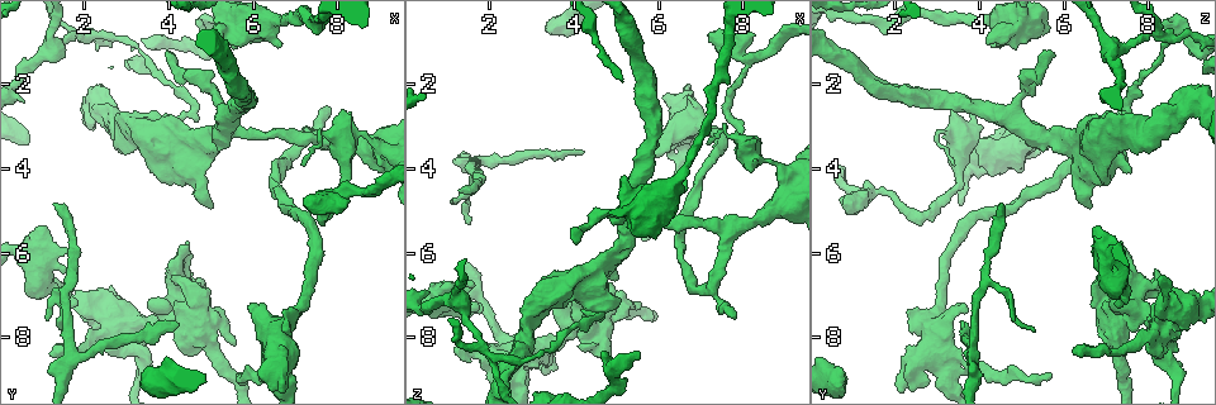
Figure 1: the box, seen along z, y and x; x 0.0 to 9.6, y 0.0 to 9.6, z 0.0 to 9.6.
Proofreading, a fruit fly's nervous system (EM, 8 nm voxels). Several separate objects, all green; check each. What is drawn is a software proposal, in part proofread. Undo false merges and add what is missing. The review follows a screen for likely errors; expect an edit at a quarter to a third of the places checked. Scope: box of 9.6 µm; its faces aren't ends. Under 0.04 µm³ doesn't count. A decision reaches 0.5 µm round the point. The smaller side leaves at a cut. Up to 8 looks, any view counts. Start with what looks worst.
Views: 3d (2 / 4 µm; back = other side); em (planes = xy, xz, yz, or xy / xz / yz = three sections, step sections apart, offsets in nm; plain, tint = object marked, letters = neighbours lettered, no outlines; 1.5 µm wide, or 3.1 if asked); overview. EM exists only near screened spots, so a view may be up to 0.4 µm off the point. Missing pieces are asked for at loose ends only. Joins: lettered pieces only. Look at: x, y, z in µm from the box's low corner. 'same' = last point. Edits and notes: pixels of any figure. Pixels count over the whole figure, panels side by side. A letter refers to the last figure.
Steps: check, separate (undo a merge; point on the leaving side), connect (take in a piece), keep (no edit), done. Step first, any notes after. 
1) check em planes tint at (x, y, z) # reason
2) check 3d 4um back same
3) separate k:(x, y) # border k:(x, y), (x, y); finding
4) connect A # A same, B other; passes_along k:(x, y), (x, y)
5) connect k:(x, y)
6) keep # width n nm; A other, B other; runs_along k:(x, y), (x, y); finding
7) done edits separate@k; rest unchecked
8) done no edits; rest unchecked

check em yz step 4 tint at (1.25, 4.80, 4.50)

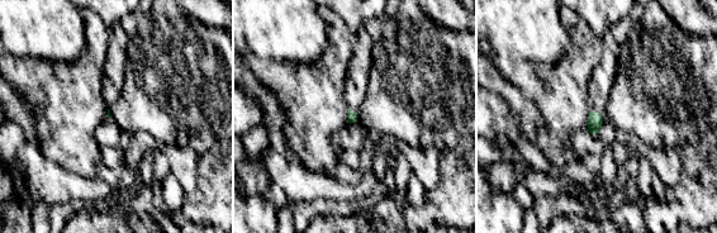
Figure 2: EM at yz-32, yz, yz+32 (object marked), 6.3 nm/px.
check em planes letters same # cut it another way

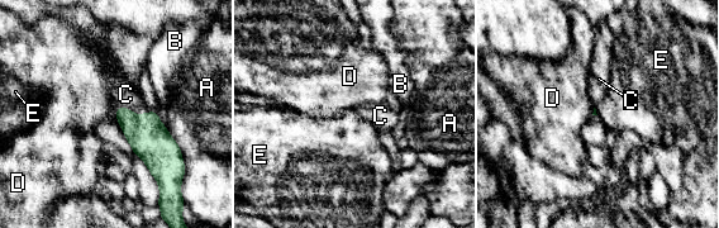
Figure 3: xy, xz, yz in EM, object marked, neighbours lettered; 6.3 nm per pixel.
connect C # A other, B other, C same, D other, E other; passes_along 3:(150, 139), (133, 113), (125, 94); the neuron continues

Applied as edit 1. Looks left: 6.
check overview

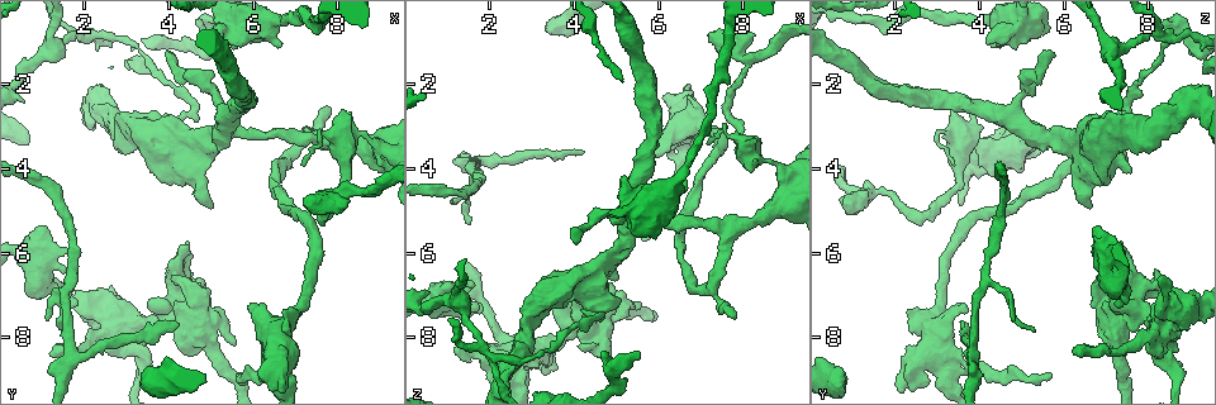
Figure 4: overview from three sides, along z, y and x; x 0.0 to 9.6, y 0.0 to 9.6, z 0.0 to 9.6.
check 3d 4um at (8.10, 4.50, 1.50) # three arms meet

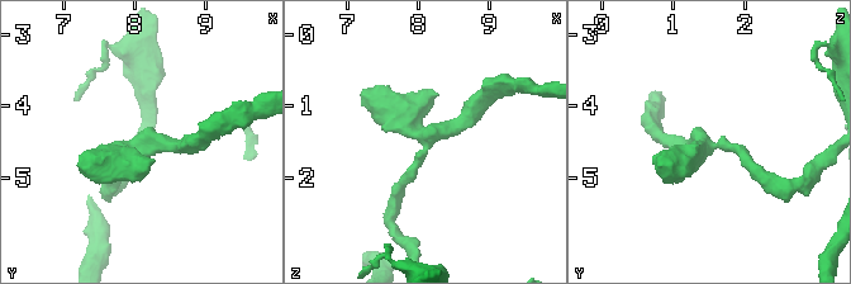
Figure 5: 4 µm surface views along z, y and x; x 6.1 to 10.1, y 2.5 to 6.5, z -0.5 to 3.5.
check em xz step 4 tint at (8.10, 4.55, 1.50) # shape alone is not enough

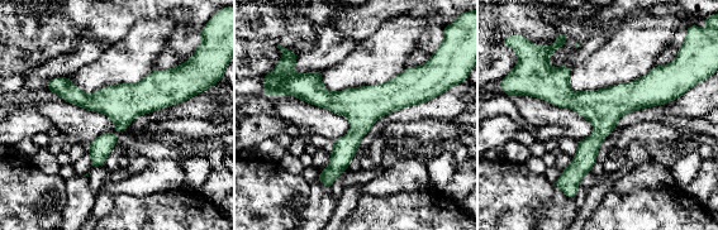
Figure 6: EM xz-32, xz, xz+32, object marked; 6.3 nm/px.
check em planes letters same # cut it another way

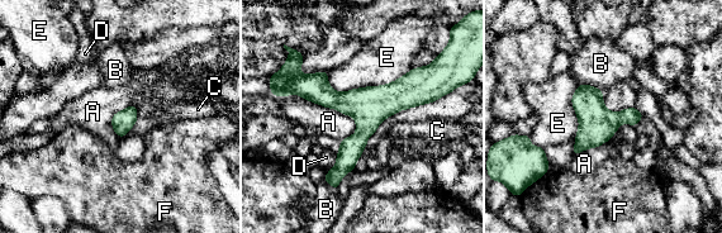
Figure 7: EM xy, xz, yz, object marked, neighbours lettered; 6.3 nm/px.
keep # width 140 nm; A other, B other, C other, D other, E other, F other; runs_along 7:(291, 90), (435, 96); all the same neuron

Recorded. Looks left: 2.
check 3d 4um at (1.05, 5.40, 6.75) # stops while still wide

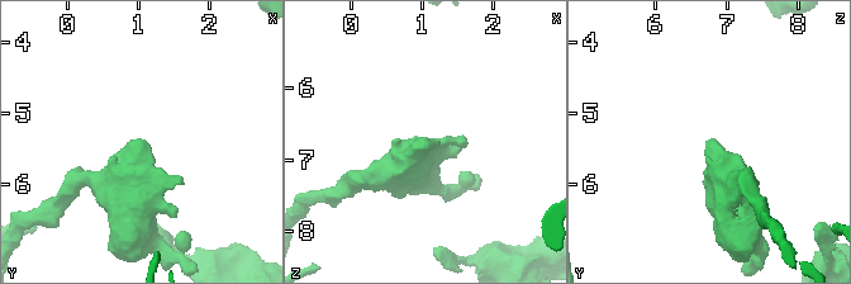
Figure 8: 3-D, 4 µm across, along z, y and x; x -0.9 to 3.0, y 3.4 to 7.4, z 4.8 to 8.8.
check em planes letters at (1.05, 5.35, 6.70)

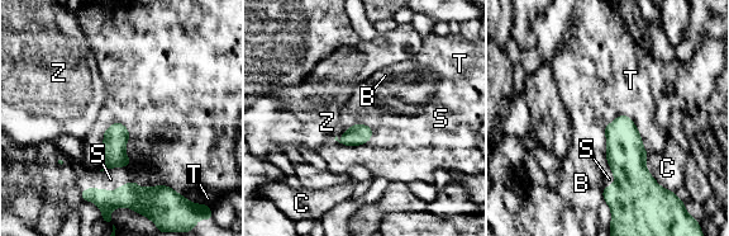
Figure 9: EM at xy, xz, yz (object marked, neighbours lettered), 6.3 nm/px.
keep # B other, C other, S other, T other, Z other; border 9:(372, 128), (358, 145), (334, 138); none of them fits

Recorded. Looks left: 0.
done edits connect@3; rest unchecked

